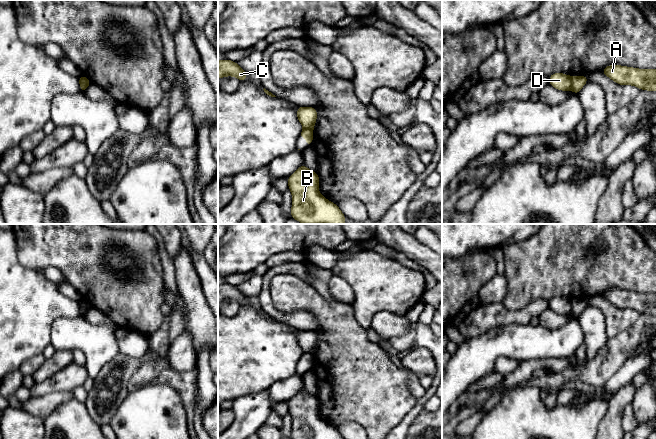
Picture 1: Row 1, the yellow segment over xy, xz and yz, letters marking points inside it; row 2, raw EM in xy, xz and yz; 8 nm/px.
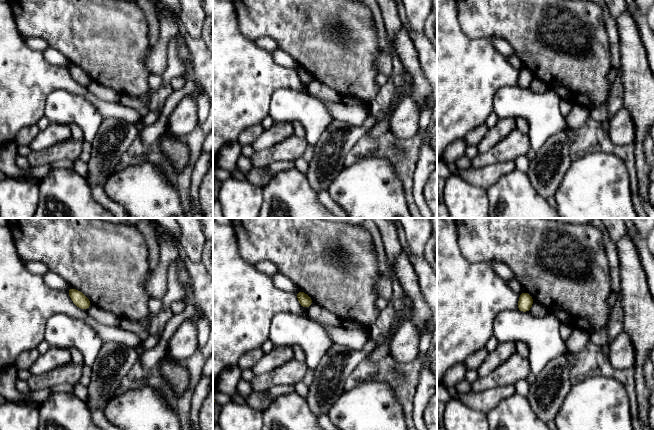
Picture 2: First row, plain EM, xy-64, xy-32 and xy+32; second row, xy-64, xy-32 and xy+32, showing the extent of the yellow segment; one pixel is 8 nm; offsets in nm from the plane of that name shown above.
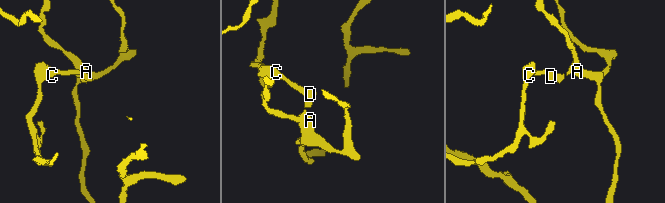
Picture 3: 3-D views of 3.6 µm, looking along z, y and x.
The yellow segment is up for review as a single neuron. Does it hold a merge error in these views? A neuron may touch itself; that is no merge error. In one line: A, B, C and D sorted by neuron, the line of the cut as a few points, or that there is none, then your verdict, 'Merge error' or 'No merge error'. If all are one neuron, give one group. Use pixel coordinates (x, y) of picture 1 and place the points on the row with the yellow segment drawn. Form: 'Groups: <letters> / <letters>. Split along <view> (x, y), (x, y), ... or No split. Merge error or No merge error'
Groups: A B / C D. Split along yz (570, 77), (571, 88). Merge error

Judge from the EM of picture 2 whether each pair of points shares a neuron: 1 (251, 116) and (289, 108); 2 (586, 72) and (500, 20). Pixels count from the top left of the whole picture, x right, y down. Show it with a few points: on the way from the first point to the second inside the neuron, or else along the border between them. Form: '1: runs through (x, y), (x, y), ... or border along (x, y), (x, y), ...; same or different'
1: border along (276, 90), (271, 96), (268, 114); different
2: runs through (565, 55), (555, 54), (542, 47), (521, 26); same

